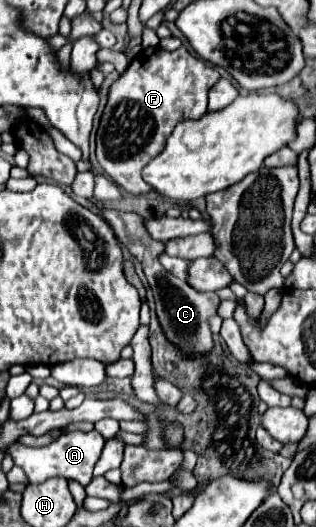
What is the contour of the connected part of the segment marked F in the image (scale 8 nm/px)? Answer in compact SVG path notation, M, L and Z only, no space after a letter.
M149 47L143 49L127 67L127 71L111 85L107 107L101 115L99 131L97 131L97 161L103 167L103 171L125 191L131 195L147 195L151 193L151 187L141 179L141 169L157 157L175 125L183 119L199 119L207 113L207 93L209 89L221 79L219 71L195 55L191 55L185 47L179 47L177 51L165 51L161 47Z

